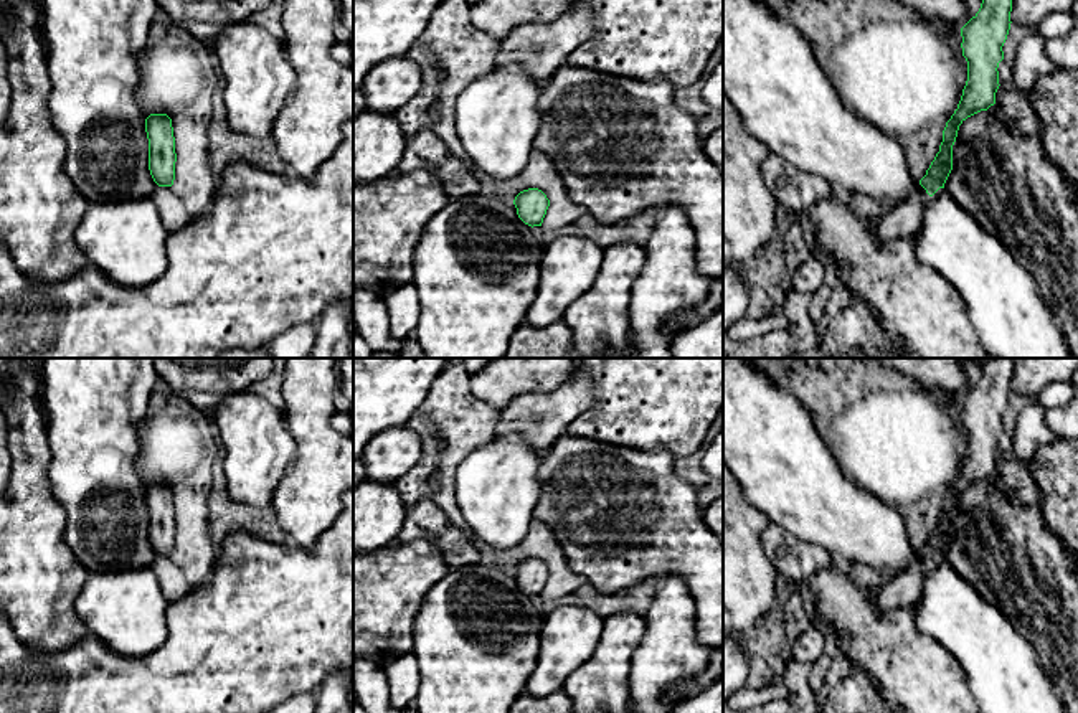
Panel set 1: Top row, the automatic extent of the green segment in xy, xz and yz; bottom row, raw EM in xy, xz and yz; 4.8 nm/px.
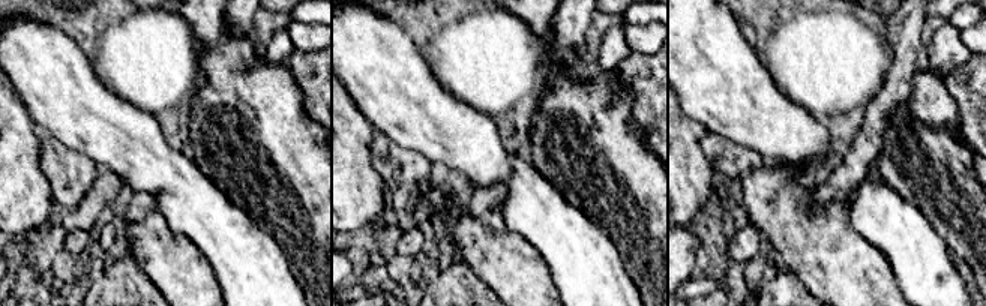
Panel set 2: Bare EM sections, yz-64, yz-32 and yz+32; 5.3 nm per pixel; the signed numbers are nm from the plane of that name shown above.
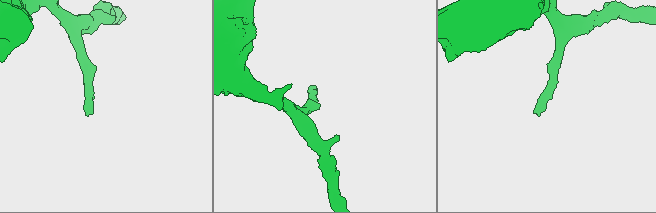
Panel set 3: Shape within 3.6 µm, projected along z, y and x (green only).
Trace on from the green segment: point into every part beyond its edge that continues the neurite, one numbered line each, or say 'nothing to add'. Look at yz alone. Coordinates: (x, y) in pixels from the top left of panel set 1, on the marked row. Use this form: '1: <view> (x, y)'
1: yz (905, 218)

